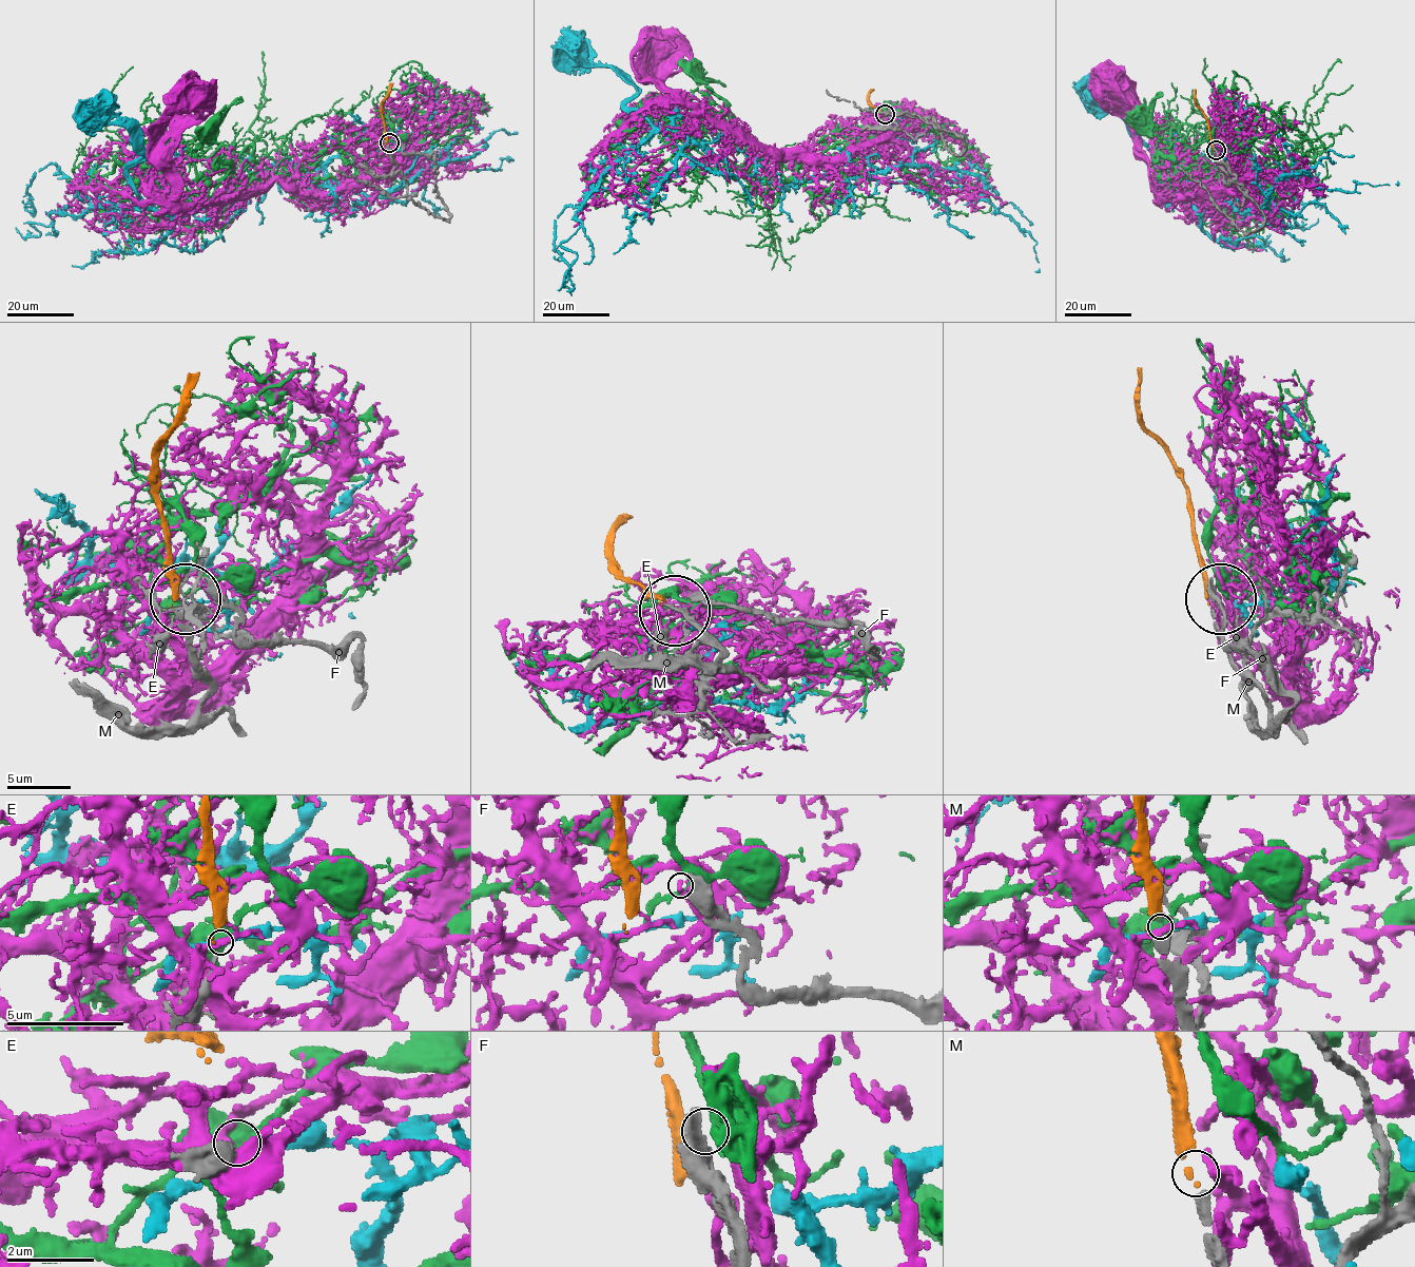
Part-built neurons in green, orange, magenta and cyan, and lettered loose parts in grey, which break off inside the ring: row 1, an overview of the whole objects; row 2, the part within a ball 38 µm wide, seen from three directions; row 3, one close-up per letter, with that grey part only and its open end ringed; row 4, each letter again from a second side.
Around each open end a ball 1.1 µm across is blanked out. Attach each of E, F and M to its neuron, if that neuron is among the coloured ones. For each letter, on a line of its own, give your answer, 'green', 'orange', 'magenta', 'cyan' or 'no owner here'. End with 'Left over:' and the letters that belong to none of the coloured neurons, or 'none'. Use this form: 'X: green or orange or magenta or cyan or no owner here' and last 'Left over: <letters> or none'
E: green
F: no owner here
M: orange
Left over: F

